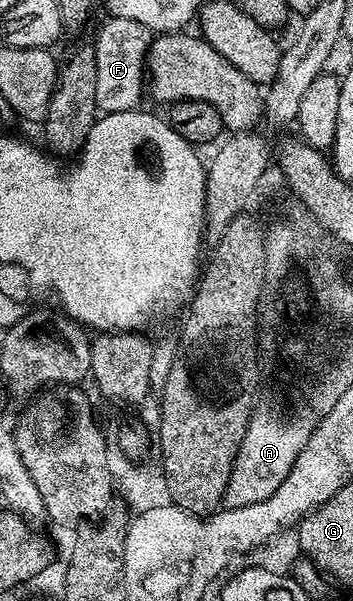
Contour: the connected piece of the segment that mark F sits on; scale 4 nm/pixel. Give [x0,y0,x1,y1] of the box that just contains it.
[92,16,151,114]

